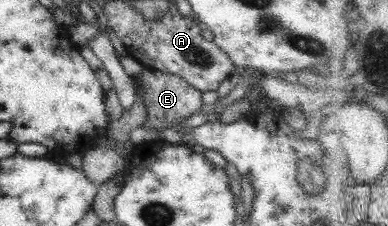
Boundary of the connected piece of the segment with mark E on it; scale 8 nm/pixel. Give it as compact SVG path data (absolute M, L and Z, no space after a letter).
M143 68L137 77L139 78L139 86L144 90L142 99L147 113L146 121L140 127L145 126L145 128L151 127L156 129L169 126L189 118L189 116L200 110L200 106L202 105L201 93L192 86L189 86L180 76Z

